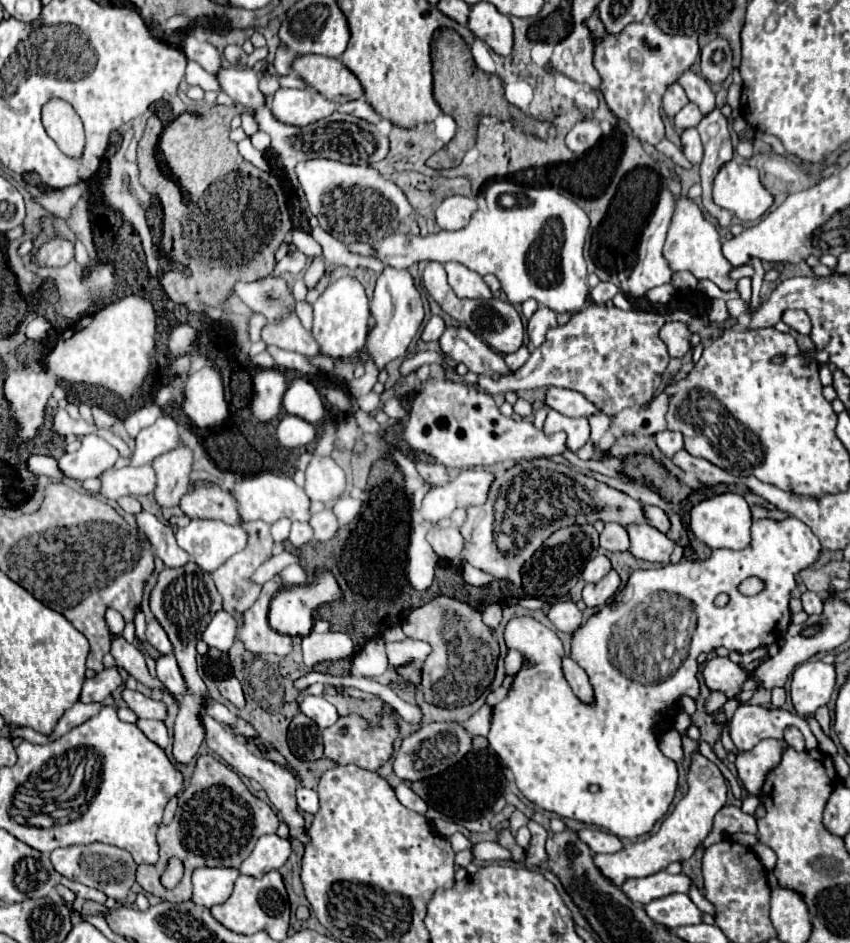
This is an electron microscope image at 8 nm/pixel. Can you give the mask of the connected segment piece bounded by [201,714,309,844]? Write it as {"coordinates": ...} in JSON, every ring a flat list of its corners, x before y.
{"coordinates":[[203,714,203,716,201,716,201,722,203,722,205,732,207,732,207,746,209,746,215,754,219,754,231,768,235,768,237,772,245,774,247,778,257,780,257,782,261,784,261,788,267,792,271,804,277,808,277,812,281,814,281,818,283,818,285,824,289,826,291,838,299,840,301,844,309,844,309,834,307,834,307,828,305,828,305,818,301,816,301,812,299,812,299,808,297,808,297,802,295,802,295,790,297,790,297,786,299,786,299,778,297,778,293,772,285,770,283,766,279,766,279,764,275,764,275,762,271,762,271,760,265,760,263,756,255,754,251,748,247,748,243,742,239,742,233,732,225,730,225,728,223,728,217,720,213,720,209,714]]}

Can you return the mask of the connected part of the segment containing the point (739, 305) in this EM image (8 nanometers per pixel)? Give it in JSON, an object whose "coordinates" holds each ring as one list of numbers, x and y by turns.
{"coordinates":[[735,298,735,300,729,300,727,302,727,310,729,310,729,316,733,320,737,320,743,312,747,312,747,306,745,306,745,302,741,298]]}

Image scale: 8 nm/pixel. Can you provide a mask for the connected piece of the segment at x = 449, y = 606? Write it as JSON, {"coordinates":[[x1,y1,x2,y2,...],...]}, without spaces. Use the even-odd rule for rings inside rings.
{"coordinates":[[437,596,427,604,409,612,403,622,403,632,409,638,429,642,433,652,427,656,421,670,421,692,425,702,439,708,457,708,477,700,485,688,493,682,495,660,499,656,499,644,491,636,491,630,483,624,481,614,471,606],[449,644,451,644,451,666,449,666]]}

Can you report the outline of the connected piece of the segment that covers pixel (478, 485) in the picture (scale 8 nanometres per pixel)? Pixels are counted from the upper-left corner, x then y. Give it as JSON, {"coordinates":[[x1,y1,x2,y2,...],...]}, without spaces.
{"coordinates":[[463,470,447,486,431,488,421,506,423,518,429,522,437,522,449,518,455,508,481,506,493,480,495,476,489,470]]}

